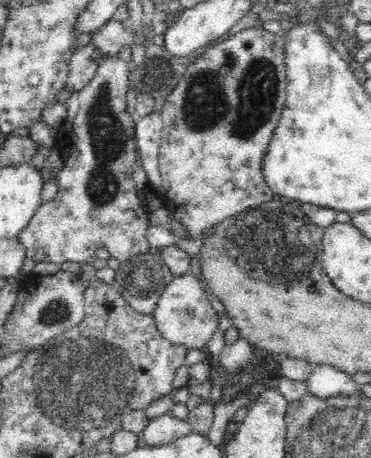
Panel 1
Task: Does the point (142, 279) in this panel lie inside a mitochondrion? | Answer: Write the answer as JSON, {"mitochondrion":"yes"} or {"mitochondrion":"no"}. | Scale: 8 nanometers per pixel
{"mitochondrion":"yes"}

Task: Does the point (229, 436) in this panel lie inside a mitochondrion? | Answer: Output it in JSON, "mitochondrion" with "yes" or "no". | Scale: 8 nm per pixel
{"mitochondrion":"no"}

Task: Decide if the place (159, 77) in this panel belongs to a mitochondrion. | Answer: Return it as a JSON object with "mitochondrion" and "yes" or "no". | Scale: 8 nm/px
{"mitochondrion":"yes"}

